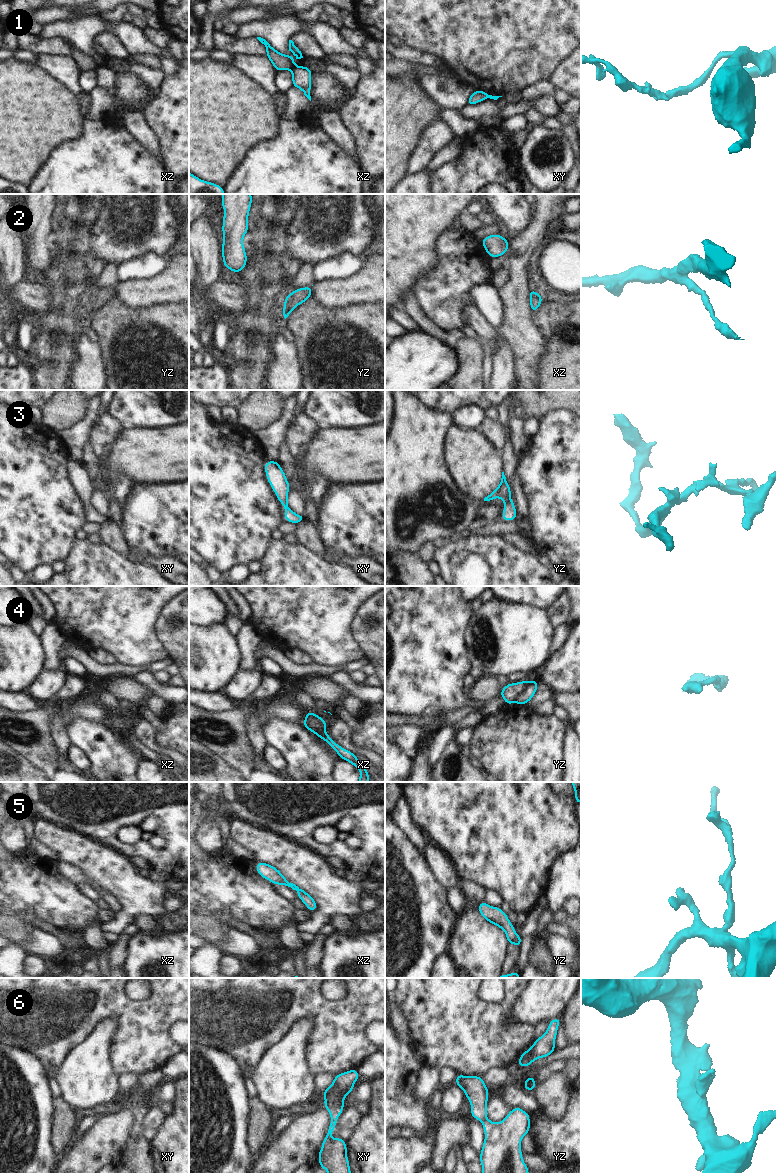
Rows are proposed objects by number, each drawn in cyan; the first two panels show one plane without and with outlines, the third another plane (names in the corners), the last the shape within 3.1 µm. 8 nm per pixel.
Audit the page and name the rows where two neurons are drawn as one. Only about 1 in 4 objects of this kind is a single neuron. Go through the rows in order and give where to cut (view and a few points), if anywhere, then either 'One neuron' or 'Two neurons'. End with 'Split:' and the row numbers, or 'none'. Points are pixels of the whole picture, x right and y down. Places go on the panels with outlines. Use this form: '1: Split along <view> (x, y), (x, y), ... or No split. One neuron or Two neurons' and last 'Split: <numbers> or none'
1: Split along xz (294, 65), (290, 69). Two neurons
2: No split. One neuron
3: No split. One neuron
4: Split along yz (528, 680), (527, 686), (514, 701). Two neurons
5: No split. One neuron
6: No split. One neuron
Split: 1, 4.

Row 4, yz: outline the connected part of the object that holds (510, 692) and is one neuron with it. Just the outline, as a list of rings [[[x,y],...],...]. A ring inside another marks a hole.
[[[528,681],[508,683],[504,688],[502,688],[499,696],[504,699],[506,705],[511,705],[516,701],[518,695],[527,687]]]

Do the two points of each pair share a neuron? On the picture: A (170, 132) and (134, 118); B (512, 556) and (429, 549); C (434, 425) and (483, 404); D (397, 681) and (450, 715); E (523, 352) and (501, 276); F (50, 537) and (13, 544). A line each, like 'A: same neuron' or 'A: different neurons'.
A: different neurons
B: different neurons
C: different neurons
D: different neurons
E: different neurons
F: same neuron

